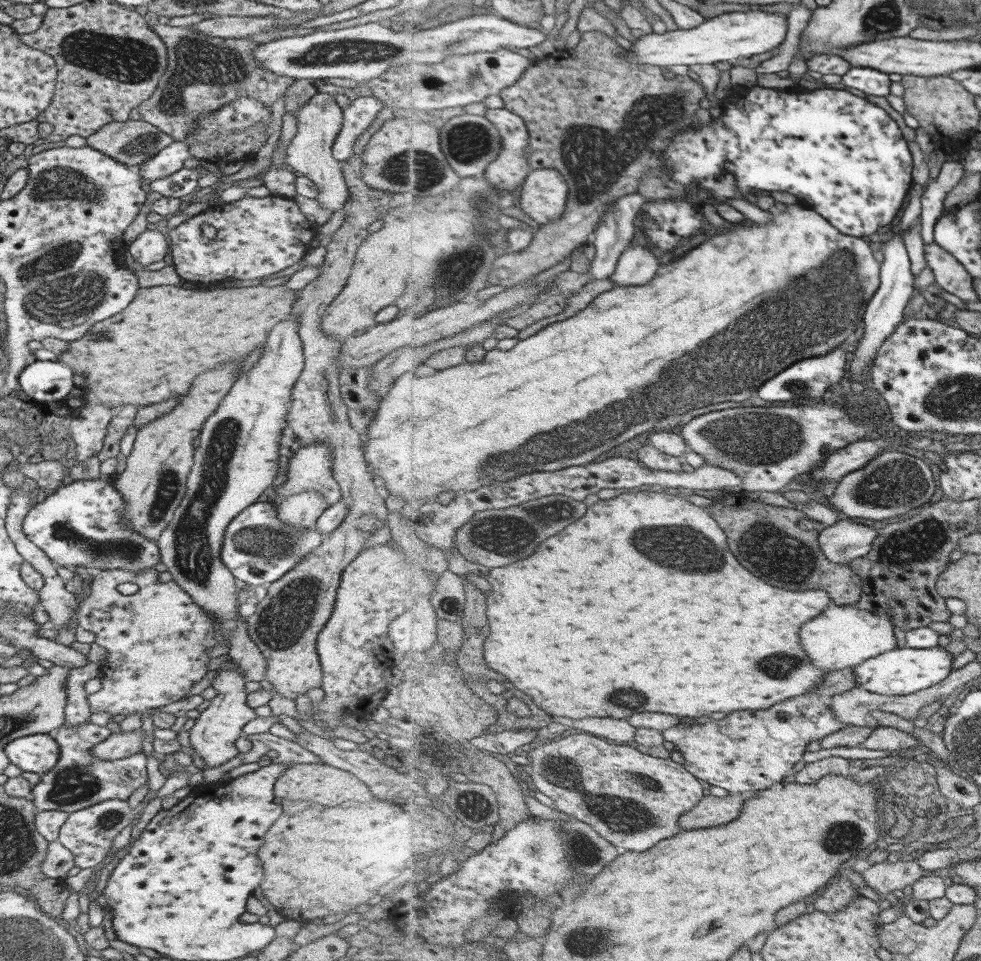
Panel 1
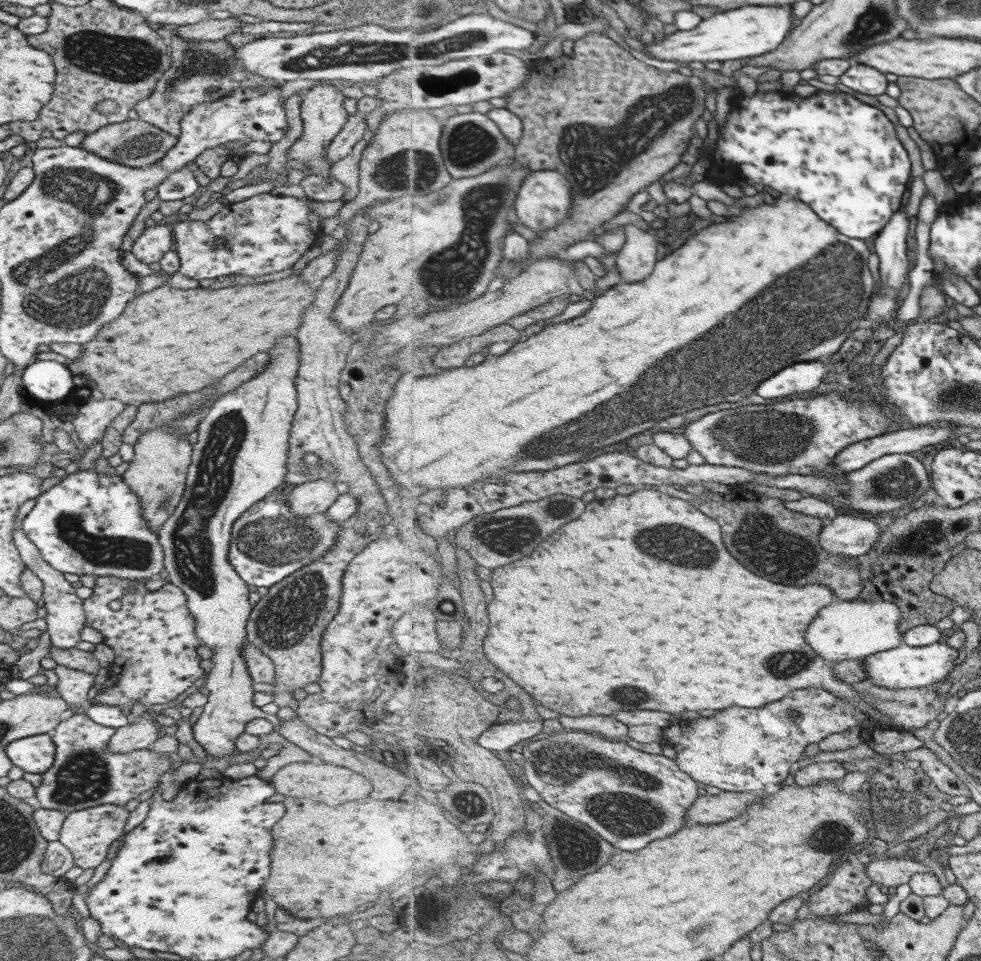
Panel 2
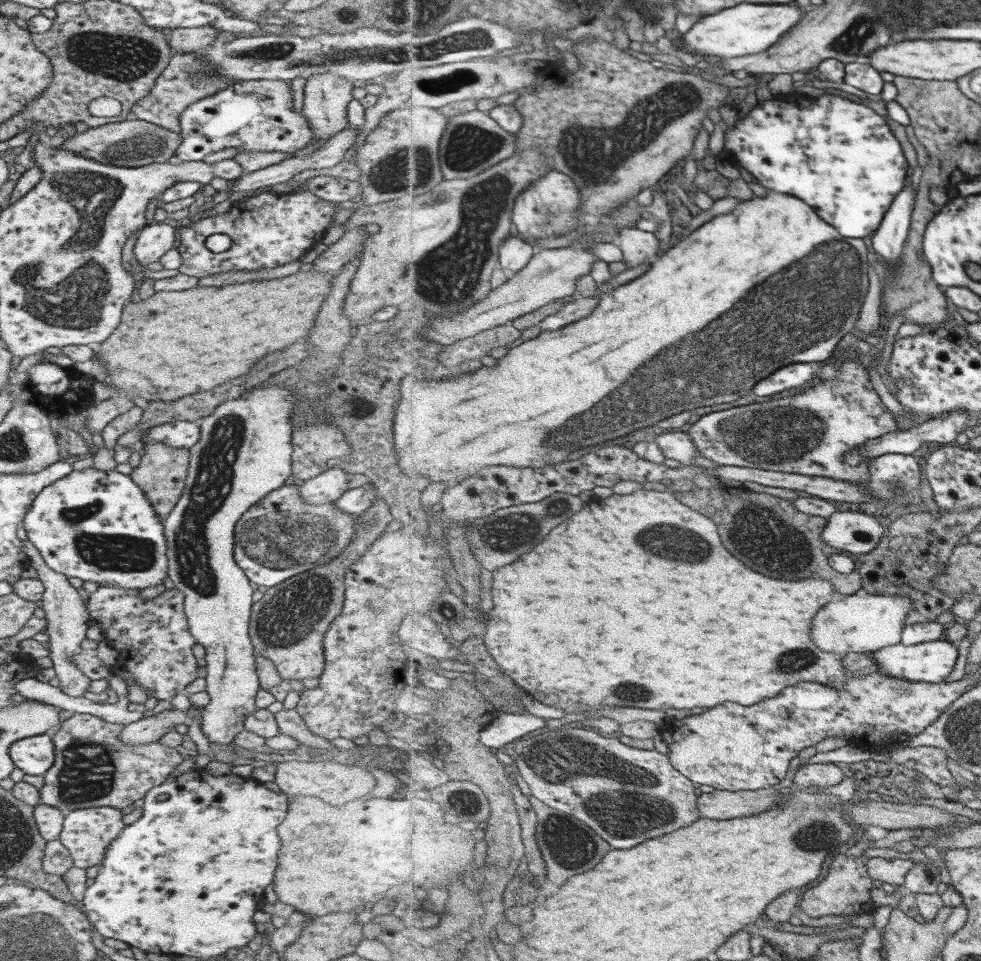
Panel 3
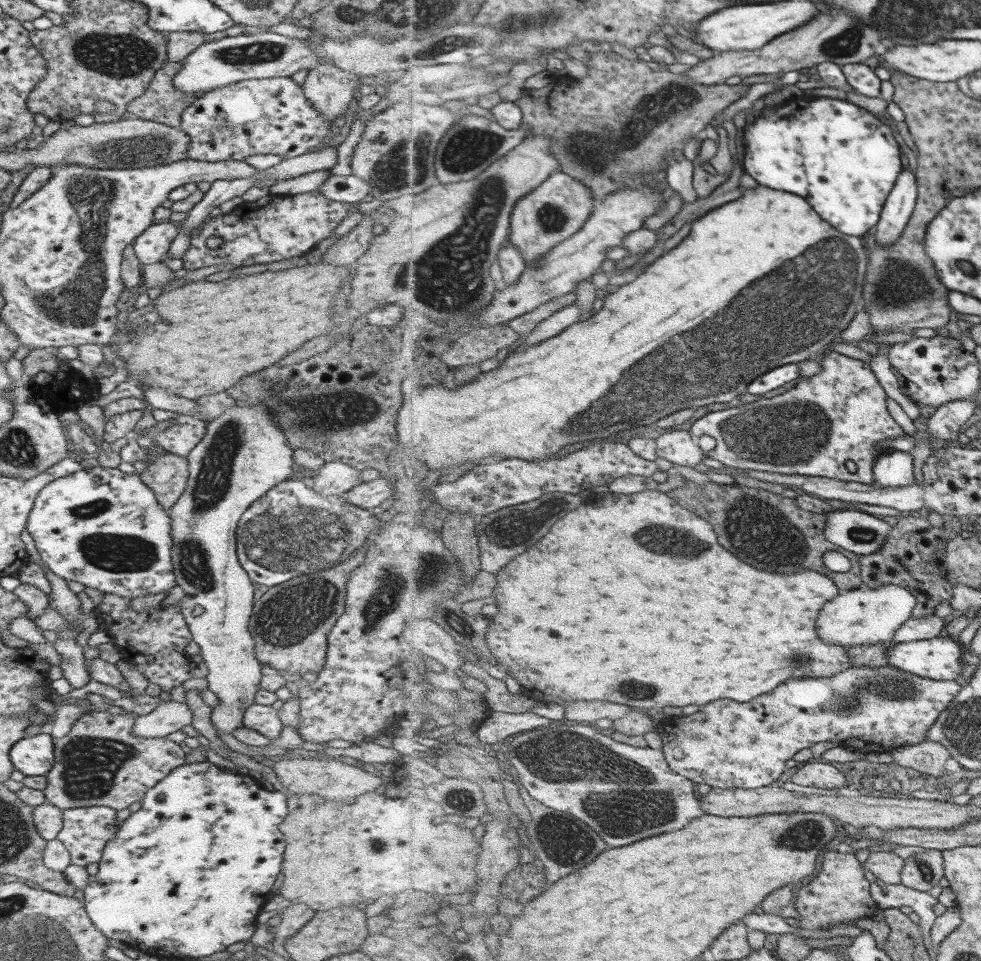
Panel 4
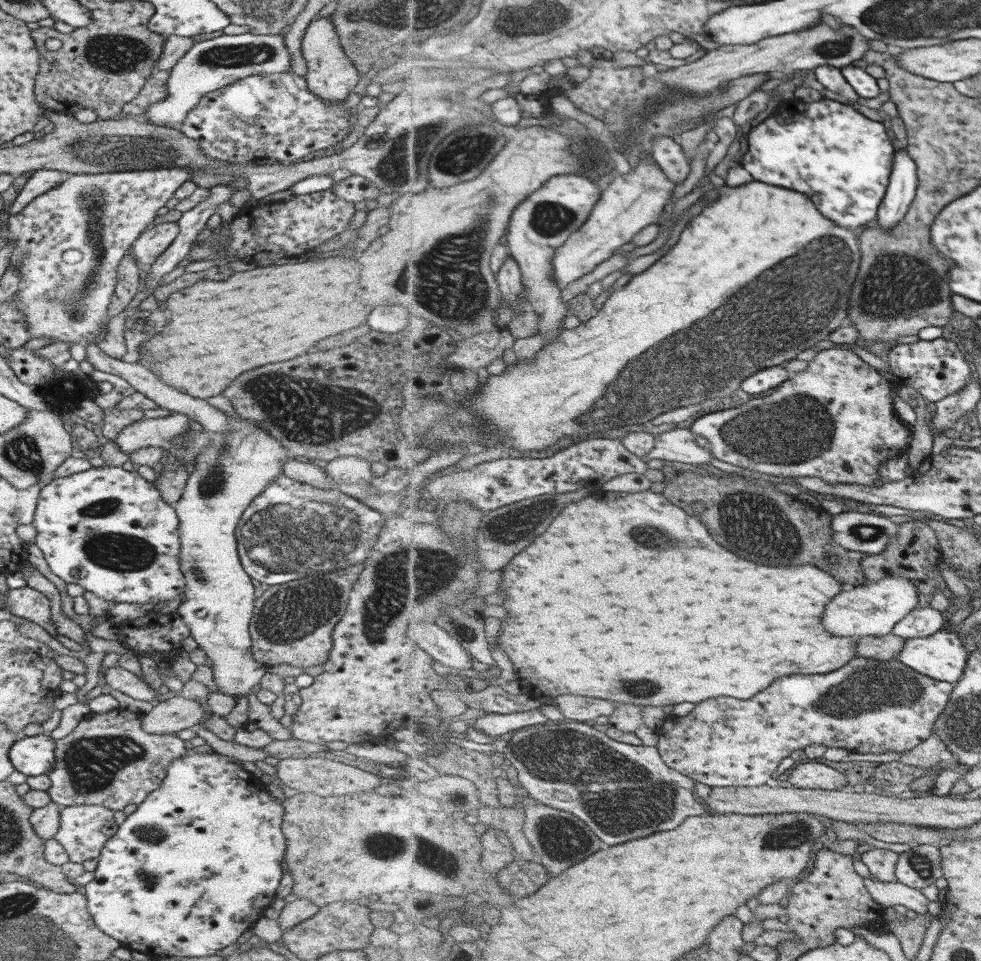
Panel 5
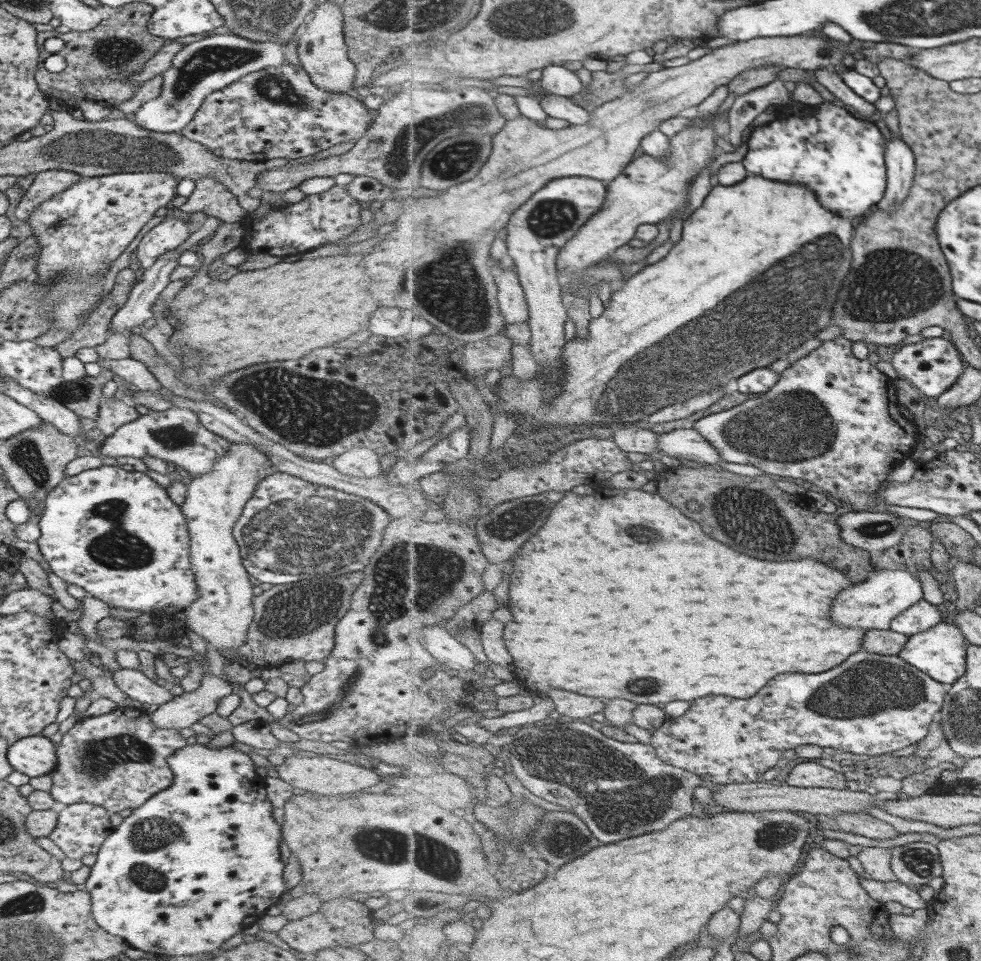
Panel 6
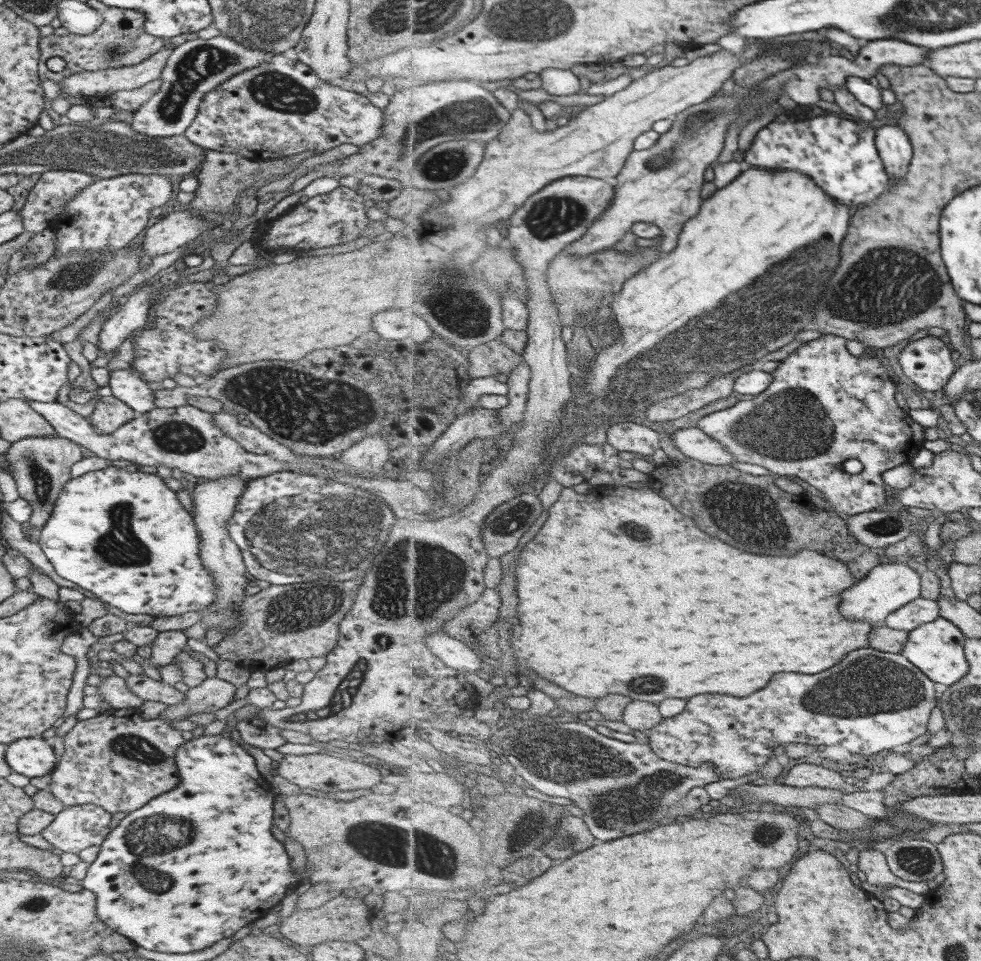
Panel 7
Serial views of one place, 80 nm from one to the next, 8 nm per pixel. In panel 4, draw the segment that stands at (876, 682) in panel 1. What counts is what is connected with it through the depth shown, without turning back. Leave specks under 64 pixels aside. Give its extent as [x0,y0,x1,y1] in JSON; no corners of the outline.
[890,635,964,680]

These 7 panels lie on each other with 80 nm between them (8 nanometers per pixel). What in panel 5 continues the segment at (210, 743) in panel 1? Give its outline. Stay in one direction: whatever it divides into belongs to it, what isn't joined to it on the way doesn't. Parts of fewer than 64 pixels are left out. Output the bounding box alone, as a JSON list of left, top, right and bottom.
[173,414,290,700]

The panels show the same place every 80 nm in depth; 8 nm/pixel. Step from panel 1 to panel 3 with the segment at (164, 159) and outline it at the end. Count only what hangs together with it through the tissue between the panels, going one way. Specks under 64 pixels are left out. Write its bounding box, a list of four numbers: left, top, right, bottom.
[171,80,313,162]

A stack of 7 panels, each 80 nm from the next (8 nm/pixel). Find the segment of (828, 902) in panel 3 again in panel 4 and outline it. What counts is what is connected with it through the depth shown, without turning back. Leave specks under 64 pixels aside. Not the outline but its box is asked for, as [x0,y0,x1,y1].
[794,851,882,929]

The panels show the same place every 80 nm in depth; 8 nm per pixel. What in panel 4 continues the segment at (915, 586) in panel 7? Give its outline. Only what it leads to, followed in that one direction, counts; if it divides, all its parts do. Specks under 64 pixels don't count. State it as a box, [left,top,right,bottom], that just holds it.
[820,586,919,649]

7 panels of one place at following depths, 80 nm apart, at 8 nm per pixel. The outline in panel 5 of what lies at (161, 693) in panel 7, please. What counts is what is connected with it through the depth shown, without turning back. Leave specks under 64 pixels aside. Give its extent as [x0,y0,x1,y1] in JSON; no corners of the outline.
[100,664,160,704]

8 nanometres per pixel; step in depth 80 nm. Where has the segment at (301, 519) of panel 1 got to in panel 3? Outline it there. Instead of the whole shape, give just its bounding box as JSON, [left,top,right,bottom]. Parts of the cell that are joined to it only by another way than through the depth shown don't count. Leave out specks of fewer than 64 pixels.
[299,463,351,506]

